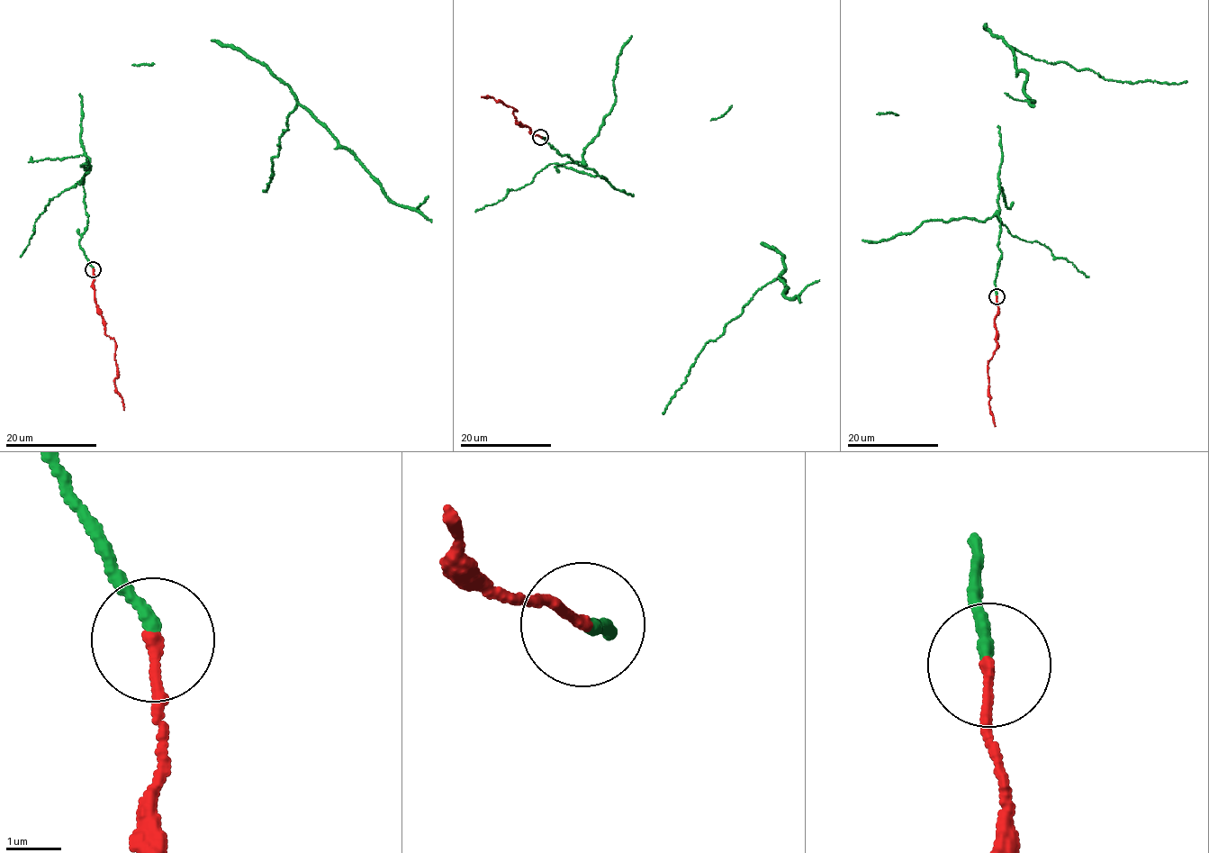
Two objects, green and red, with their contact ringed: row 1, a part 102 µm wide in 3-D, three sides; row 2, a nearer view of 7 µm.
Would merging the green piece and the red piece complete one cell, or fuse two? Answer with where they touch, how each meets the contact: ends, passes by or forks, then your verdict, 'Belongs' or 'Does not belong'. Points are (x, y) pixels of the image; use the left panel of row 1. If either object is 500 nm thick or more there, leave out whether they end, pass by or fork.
Place: (93, 269). At the ring green ends. At the ring red ends. Belongs

